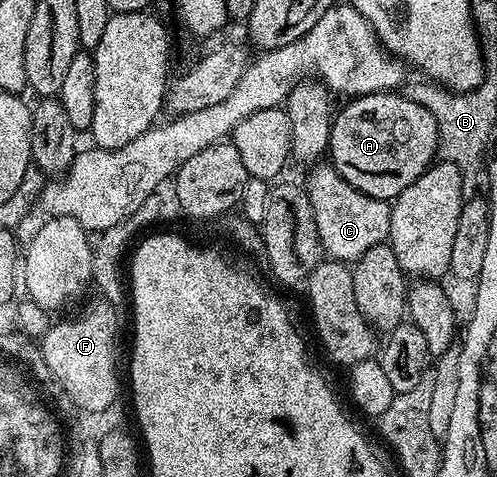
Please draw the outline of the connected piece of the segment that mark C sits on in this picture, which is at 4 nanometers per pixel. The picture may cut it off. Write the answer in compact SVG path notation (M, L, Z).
M333 165L322 166L315 166L311 170L315 171L304 181L304 188L311 201L323 252L331 260L350 265L364 257L368 249L389 240L391 204L377 200L376 197L366 196L353 188L348 181L342 179Z

